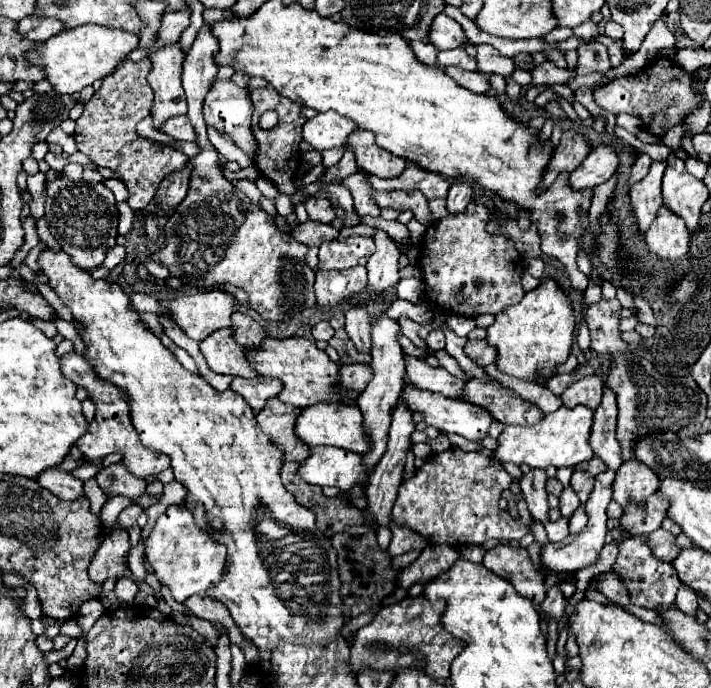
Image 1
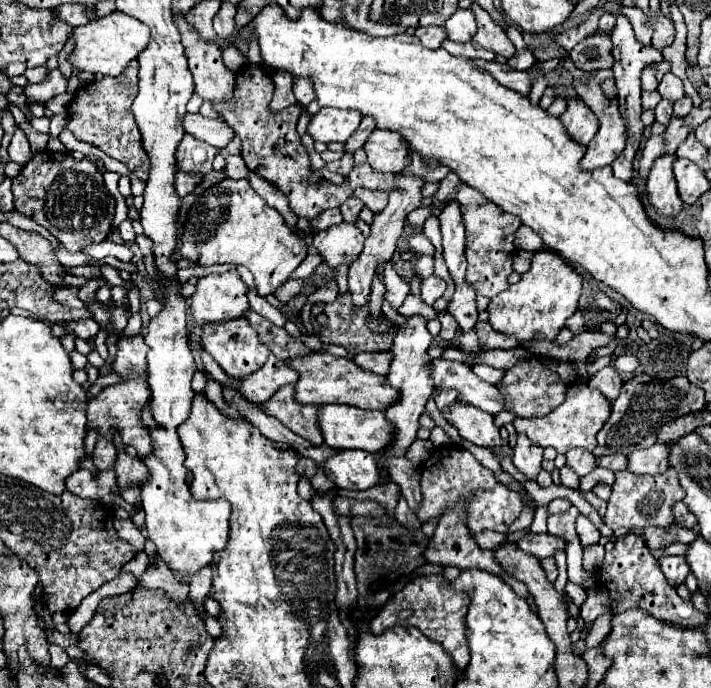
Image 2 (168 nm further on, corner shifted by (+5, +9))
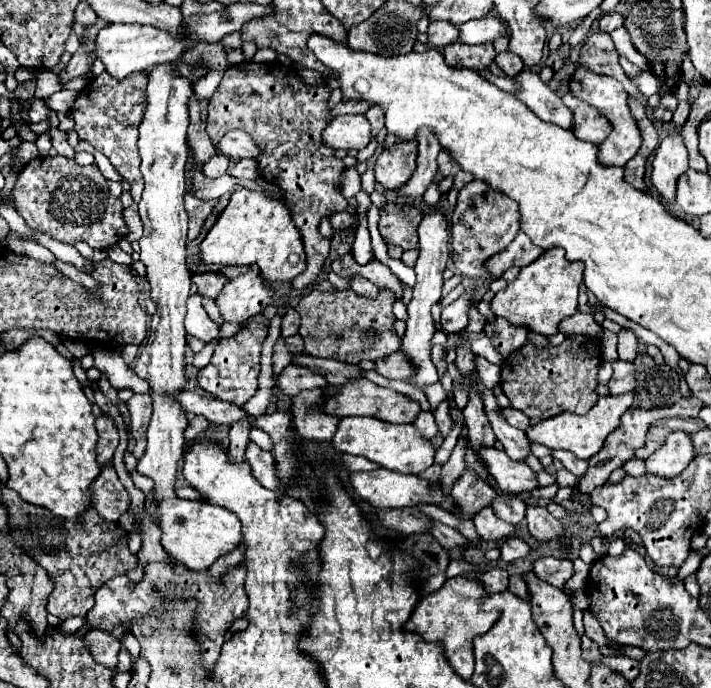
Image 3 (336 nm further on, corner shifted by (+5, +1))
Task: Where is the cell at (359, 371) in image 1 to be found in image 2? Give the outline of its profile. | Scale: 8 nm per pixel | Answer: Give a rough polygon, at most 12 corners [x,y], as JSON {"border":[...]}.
{"border":[[362,352],[358,366],[374,374],[388,374],[390,352]]}

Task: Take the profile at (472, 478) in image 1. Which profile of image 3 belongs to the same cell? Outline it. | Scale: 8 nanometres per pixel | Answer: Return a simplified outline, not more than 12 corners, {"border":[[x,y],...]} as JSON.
{"border":[[490,508],[478,512],[478,536],[502,542],[514,526]]}

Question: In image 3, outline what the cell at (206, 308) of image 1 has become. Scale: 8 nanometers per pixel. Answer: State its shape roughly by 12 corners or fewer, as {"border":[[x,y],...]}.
{"border":[[258,266],[216,298],[226,322],[244,324],[274,298]]}

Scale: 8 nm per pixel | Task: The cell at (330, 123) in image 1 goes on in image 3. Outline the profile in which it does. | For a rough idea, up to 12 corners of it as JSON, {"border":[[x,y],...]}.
{"border":[[334,116],[322,140],[338,150],[362,150],[372,132],[366,116]]}

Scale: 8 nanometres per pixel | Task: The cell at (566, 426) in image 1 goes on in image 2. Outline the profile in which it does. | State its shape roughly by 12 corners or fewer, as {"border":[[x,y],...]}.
{"border":[[574,386],[542,418],[516,418],[518,434],[558,454],[592,452],[610,416],[598,390]]}

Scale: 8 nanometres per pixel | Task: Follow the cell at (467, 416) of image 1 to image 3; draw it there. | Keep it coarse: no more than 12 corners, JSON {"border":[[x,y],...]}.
{"border":[[484,448],[490,474],[502,490],[520,494],[540,488],[536,472],[506,452]]}

